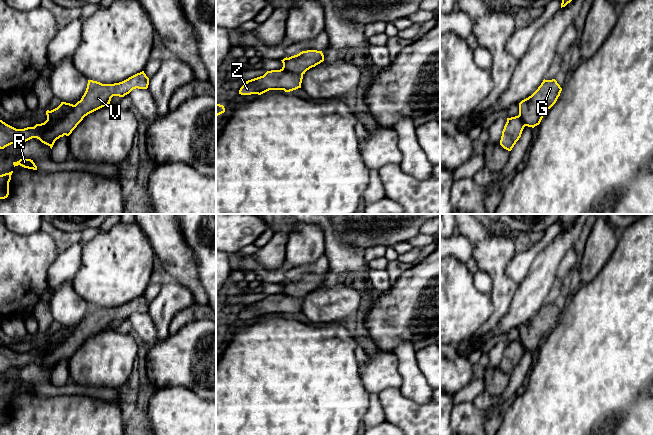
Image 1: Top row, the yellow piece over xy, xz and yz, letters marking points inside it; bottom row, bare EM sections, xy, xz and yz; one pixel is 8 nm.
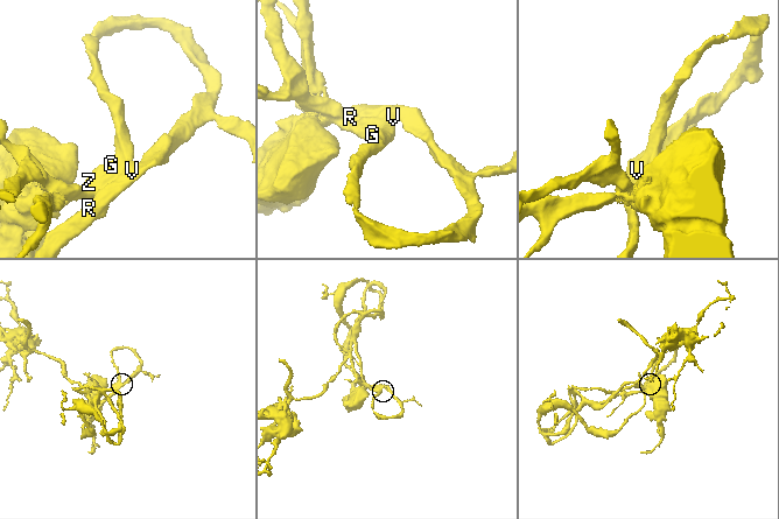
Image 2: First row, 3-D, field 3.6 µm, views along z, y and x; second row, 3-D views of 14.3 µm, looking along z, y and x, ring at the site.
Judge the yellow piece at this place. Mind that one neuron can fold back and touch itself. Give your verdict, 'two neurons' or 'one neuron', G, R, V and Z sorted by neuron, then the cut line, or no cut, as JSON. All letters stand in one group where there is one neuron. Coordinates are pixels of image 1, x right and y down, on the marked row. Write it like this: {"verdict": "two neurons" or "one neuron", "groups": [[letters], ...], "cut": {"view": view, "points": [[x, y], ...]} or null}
{"verdict": "one neuron", "groups": [["G", "R", "V", "Z"]], "cut": null}

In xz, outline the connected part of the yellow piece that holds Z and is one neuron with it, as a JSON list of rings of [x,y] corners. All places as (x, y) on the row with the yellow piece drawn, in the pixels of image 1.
[[[307,50],[302,51],[297,55],[281,60],[283,67],[280,70],[267,71],[263,76],[246,81],[239,90],[241,95],[258,94],[261,95],[269,90],[284,90],[290,92],[301,88],[303,75],[307,70],[324,61],[324,55],[322,51]]]

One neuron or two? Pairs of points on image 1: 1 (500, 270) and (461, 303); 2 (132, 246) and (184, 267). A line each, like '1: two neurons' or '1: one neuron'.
1: two neurons
2: two neurons

